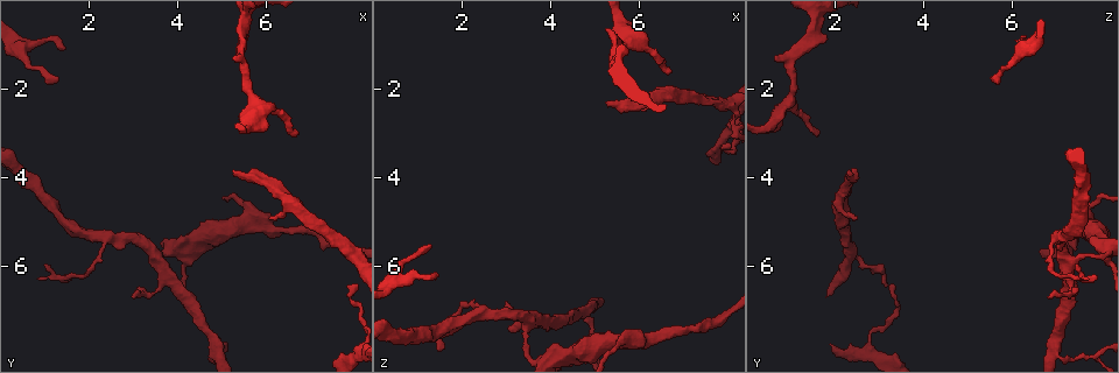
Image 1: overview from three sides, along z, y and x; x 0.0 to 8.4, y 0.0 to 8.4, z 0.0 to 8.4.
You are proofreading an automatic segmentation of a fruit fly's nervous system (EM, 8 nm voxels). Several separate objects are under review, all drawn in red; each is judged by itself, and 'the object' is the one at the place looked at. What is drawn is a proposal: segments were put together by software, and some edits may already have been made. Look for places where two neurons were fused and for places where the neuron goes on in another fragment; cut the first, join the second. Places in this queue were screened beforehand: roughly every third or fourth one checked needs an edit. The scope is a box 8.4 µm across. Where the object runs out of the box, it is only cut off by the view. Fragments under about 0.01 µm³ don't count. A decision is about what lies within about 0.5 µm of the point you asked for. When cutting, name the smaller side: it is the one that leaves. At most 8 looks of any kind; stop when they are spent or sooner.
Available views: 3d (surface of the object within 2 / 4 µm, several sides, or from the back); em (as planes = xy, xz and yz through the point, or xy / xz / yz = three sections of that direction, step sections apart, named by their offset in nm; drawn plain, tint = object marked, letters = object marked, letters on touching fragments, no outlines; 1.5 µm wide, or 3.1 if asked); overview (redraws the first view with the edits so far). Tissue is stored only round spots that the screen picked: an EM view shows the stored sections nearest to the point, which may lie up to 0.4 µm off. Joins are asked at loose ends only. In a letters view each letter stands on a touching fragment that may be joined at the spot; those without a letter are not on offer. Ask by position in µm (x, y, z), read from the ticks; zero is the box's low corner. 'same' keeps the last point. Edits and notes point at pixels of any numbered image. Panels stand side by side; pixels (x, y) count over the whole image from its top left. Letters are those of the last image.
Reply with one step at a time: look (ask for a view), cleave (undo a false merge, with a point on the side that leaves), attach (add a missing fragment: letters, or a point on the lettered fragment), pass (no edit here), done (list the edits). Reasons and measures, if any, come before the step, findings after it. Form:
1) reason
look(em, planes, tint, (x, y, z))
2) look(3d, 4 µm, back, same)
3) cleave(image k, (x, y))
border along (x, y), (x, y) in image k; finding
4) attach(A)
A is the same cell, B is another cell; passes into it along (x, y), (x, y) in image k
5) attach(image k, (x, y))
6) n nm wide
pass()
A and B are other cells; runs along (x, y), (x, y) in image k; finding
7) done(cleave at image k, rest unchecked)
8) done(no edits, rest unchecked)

thin end
look(3d, 4 µm, (1.35, 1.80, 5.50))

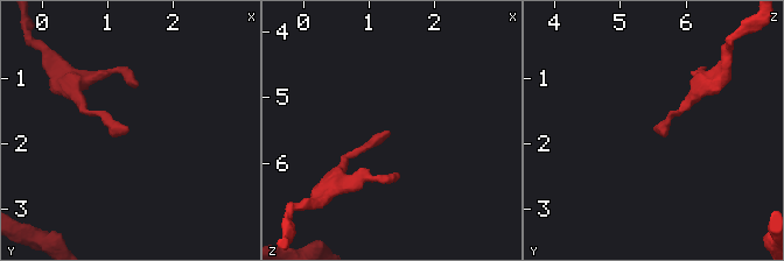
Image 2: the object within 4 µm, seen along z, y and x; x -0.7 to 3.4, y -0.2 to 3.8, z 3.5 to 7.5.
now the EM
look(em, planes, letters, (1.30, 1.80, 5.50))

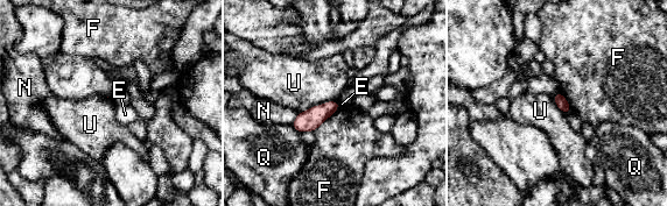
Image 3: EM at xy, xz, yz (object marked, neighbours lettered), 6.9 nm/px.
pass()
E, F, N, Q and U are other cells; border along (337, 100), (313, 105), (299, 113) in image 3; no lettered fragment goes on from it

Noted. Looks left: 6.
free end
look(em, yz, step 4, letters, (5.25, 3.85, 2.25))

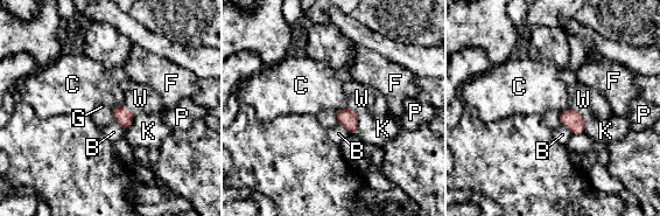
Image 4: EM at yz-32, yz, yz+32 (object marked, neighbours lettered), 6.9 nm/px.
cut it another way
look(em, planes, letters, same)

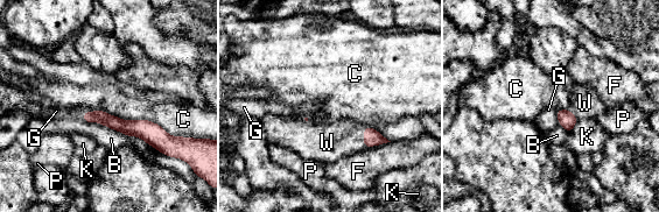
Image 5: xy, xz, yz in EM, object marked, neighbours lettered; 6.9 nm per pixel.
C touches over 460 nm
attach(image 5, (328, 142))
W is the same cell, B, C, F, G, K and P are other cells; passes into it along (371, 136), (363, 136), (328, 142) in image 5; it goes on there

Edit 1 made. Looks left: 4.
free end
look(3d, 2 µm, back, (6.60, 2.95, 1.65))

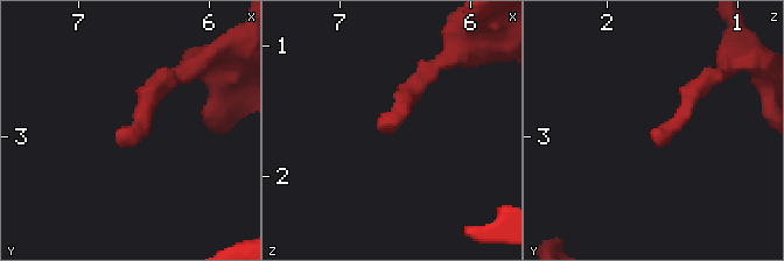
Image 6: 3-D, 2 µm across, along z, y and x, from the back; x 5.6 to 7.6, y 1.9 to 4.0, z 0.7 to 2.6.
now the EM
look(em, 3.1 µm, planes, plain, (6.64, 2.94, 1.66))

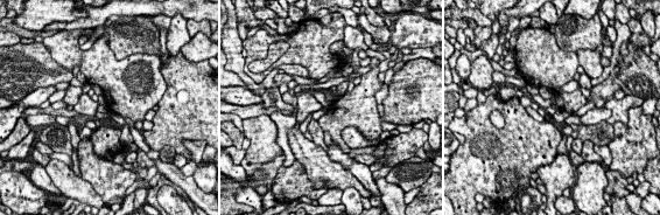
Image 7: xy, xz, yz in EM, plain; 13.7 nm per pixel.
see the neighbours
look(em, 3.1 µm, planes, letters, same)

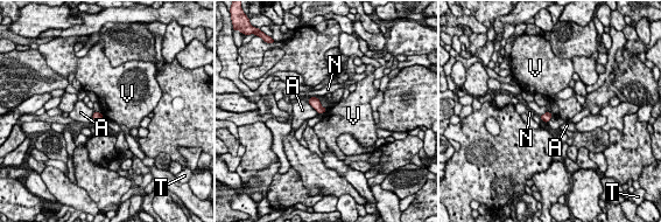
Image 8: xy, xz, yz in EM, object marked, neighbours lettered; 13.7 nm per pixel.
pass()
A, N, T and V are other cells; border along (99, 112), (104, 117) in image 8; none of them fits

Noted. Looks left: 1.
done(attach at image 5, rest unchecked)

